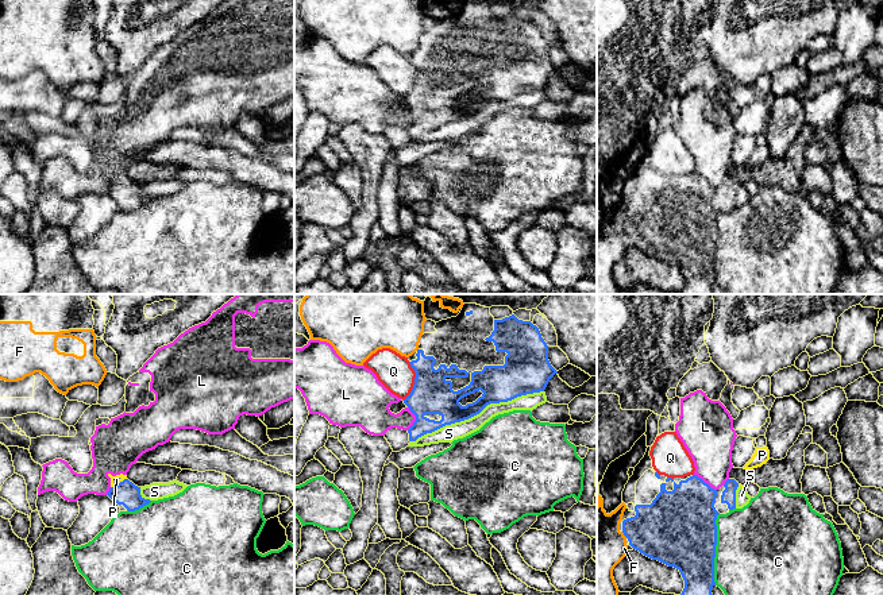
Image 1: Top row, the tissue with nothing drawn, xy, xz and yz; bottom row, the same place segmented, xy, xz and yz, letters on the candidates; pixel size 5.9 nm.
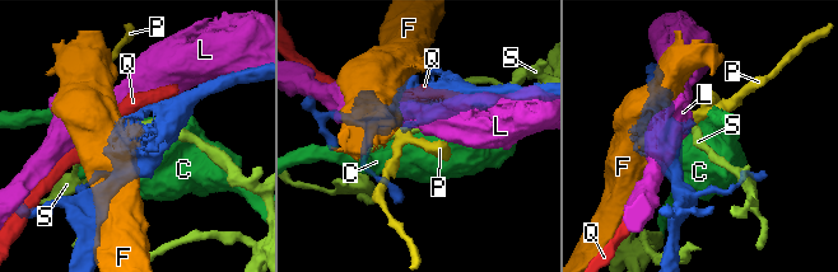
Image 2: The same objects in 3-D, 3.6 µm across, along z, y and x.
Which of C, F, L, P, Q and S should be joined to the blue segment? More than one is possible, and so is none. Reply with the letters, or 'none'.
P

